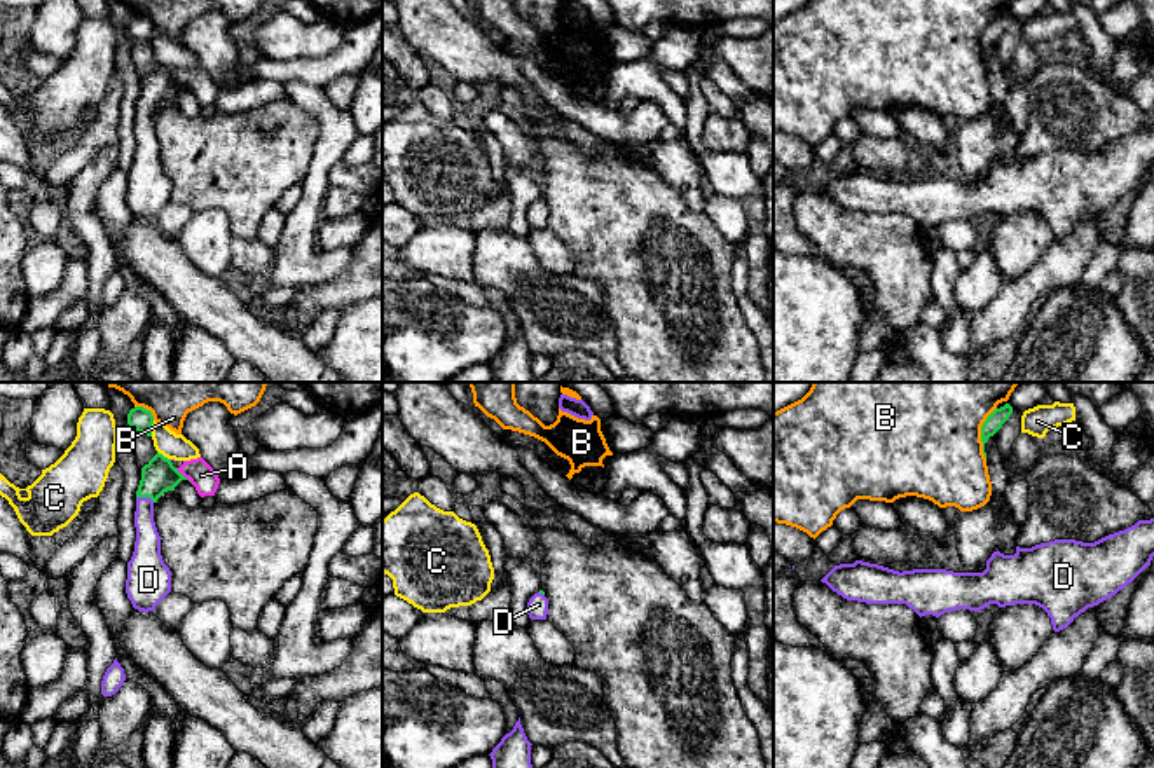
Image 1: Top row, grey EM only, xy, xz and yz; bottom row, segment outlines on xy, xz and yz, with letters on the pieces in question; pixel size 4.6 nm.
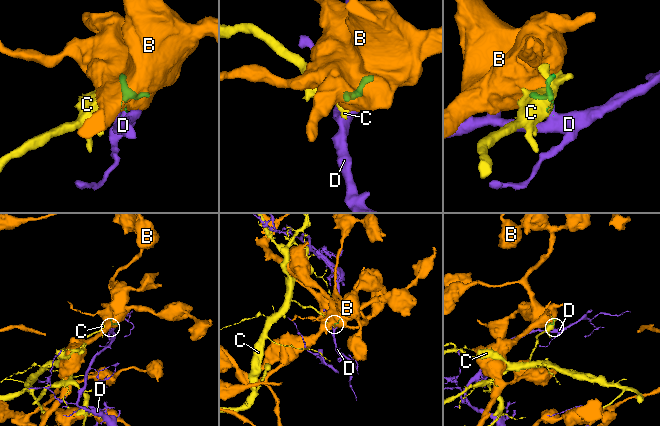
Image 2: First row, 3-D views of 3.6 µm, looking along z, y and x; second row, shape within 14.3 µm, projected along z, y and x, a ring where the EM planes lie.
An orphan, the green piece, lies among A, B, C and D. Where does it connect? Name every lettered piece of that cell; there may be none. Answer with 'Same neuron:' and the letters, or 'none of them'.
Same neuron: D

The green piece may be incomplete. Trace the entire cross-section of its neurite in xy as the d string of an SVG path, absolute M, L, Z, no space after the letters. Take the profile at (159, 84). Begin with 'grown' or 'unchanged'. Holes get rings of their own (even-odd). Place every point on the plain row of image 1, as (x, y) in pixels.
grown | M159 61L141 77L134 120L136 150L127 171L126 202L133 216L143 222L154 220L171 201L171 180L161 164L154 113L164 101L175 99L182 89L189 87Z

